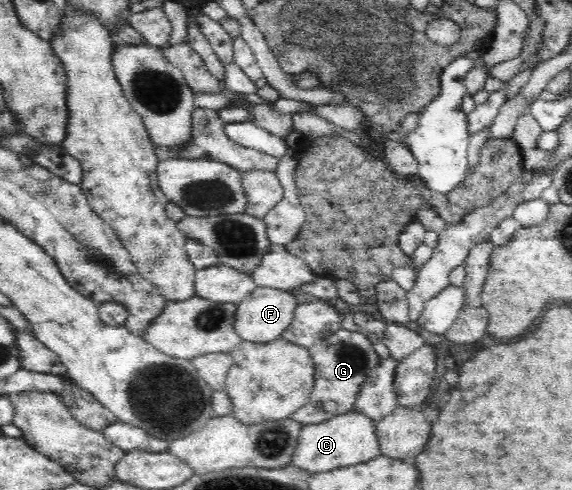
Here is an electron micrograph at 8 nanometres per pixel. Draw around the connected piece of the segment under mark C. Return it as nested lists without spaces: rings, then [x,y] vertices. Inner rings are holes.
[[[349,410],[337,414],[318,424],[306,425],[301,429],[299,445],[291,464],[309,472],[337,469],[341,466],[357,465],[381,455],[381,442],[377,432],[377,420],[361,410]]]

